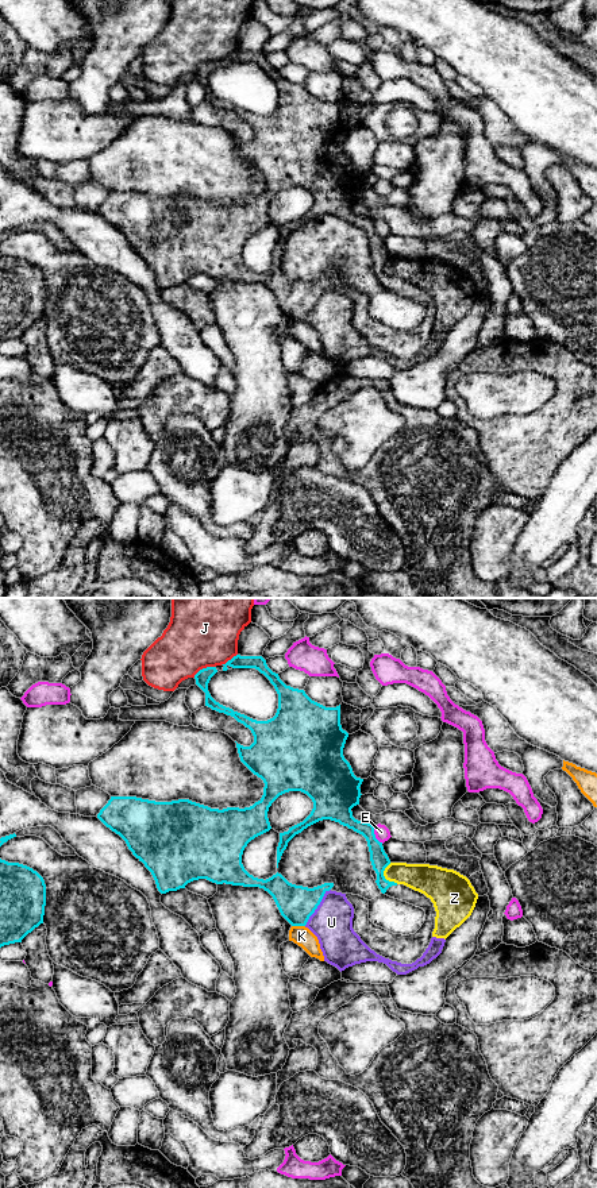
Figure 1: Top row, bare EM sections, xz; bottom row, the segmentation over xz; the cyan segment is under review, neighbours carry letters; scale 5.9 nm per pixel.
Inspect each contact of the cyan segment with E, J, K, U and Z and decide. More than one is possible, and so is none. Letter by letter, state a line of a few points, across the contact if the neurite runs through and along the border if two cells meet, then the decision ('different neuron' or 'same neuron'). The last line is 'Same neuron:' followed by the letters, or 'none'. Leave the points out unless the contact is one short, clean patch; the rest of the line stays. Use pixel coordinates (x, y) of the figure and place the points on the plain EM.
E: different neuron
J: different neuron
K: line xz (292, 320), (304, 321); different neuron
U: different neuron
Z: line xz (389, 258), (384, 272), (397, 278); different neuron
Same neuron: none

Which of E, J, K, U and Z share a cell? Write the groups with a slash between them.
E / J / K / U Z

